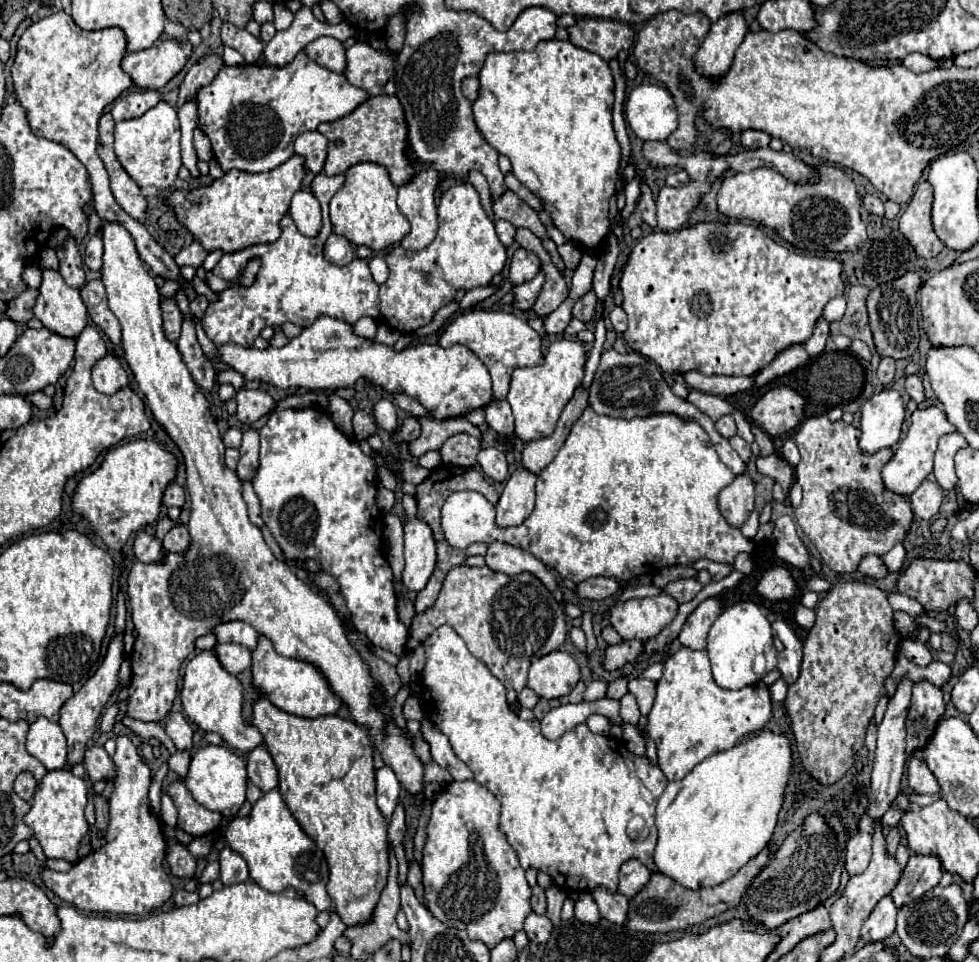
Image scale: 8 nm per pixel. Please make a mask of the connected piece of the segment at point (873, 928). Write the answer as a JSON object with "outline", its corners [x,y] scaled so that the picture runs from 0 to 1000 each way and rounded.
{"outline":[[[903,931],[883,958],[878,975],[883,979],[899,979],[907,975],[913,969],[913,965],[915,965],[915,942],[909,931]]]}

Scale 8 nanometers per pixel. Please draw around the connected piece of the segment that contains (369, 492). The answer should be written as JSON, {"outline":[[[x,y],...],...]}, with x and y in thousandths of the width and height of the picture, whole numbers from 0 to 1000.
{"outline":[[[319,424],[280,426],[266,447],[266,484],[257,497],[257,505],[266,518],[268,541],[286,565],[288,574],[296,582],[327,582],[329,593],[337,595],[347,605],[347,615],[360,636],[362,651],[372,657],[382,672],[404,682],[415,680],[417,655],[407,644],[400,593],[394,584],[392,572],[388,572],[390,557],[382,551],[388,530],[382,520],[384,489],[380,476],[374,474],[362,457],[355,457],[349,451],[333,428]]]}

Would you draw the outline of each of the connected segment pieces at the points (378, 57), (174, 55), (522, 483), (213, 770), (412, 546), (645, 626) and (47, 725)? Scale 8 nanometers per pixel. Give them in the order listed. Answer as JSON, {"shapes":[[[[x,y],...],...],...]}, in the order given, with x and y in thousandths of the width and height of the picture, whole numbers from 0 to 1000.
{"shapes":[[[[364,44],[353,52],[351,79],[378,100],[388,100],[402,75],[402,58],[404,56],[390,56],[374,44]]],[[[163,42],[155,50],[133,54],[125,62],[125,71],[141,91],[161,94],[190,69],[196,52],[192,42]]],[[[529,486],[517,499],[515,511],[507,526],[507,547],[511,549],[531,547],[543,534],[545,503],[547,503],[547,495],[535,486]]],[[[231,775],[204,778],[196,786],[190,817],[202,836],[210,838],[217,844],[225,844],[227,848],[237,848],[251,834],[251,817],[253,817],[251,792],[239,782],[235,782]]],[[[427,538],[413,545],[413,580],[413,609],[419,615],[433,613],[445,588],[445,563],[441,551]]],[[[676,615],[666,622],[629,626],[623,632],[623,649],[637,665],[662,665],[672,661],[672,657],[688,644],[691,636],[693,626]]],[[[39,744],[39,748],[31,753],[27,780],[49,800],[59,800],[67,794],[67,765],[57,751],[45,744]]]]}

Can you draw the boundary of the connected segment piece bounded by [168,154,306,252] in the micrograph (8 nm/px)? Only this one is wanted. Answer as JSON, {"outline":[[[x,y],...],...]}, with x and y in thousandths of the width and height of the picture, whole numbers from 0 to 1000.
{"outline":[[[298,162],[284,175],[268,181],[253,181],[245,177],[231,179],[225,187],[219,187],[212,195],[198,200],[180,198],[172,212],[180,218],[182,229],[208,254],[212,262],[227,258],[229,262],[241,262],[266,252],[282,252],[286,247],[286,229],[294,222],[298,204],[308,195],[313,185],[311,162]]]}

